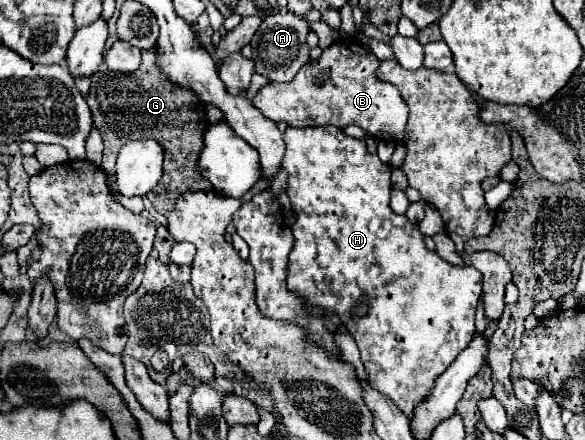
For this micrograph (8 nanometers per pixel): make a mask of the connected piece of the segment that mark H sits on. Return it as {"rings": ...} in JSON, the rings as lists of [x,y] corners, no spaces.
{"rings":[[[324,125],[324,127],[288,127],[284,131],[284,143],[286,143],[286,153],[282,159],[282,167],[288,171],[288,189],[286,195],[290,197],[292,209],[296,213],[296,223],[292,225],[292,235],[294,235],[294,247],[288,255],[288,289],[296,295],[300,295],[306,303],[324,309],[326,313],[334,313],[340,317],[342,325],[346,327],[346,331],[354,337],[360,355],[362,355],[362,363],[366,367],[368,373],[368,385],[384,395],[388,395],[402,411],[404,415],[412,421],[416,405],[422,403],[428,393],[434,387],[434,381],[440,373],[444,373],[450,365],[452,359],[456,359],[460,347],[464,347],[464,343],[468,343],[468,335],[472,335],[474,331],[474,313],[476,313],[476,303],[482,295],[482,275],[480,271],[472,269],[472,267],[454,267],[450,263],[446,263],[442,257],[438,257],[434,251],[430,251],[424,243],[424,235],[420,233],[416,223],[410,223],[406,219],[406,215],[396,215],[390,209],[390,191],[392,191],[392,183],[390,183],[390,165],[382,163],[376,155],[370,155],[366,149],[366,143],[354,137],[348,137],[340,127],[332,127],[332,125]]]}

